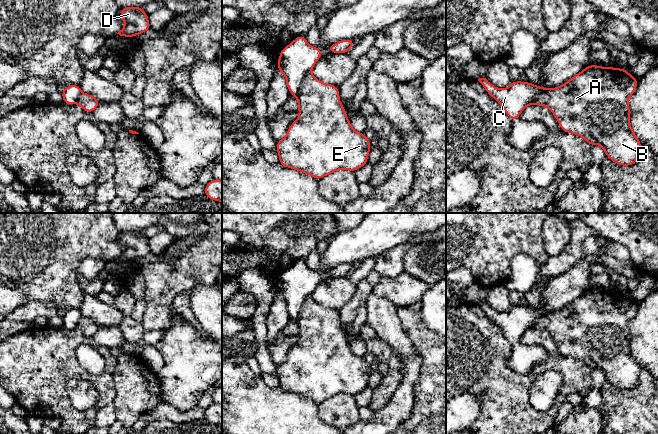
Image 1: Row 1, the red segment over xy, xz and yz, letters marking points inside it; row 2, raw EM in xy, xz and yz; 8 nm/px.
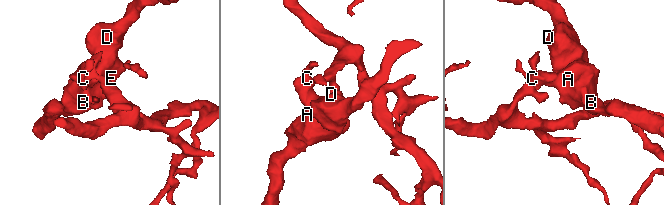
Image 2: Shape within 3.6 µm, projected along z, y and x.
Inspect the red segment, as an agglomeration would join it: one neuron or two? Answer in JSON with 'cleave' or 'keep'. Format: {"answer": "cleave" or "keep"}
{"answer": "cleave"}

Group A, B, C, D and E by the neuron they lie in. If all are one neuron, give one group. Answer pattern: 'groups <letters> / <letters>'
groups A B D E / C

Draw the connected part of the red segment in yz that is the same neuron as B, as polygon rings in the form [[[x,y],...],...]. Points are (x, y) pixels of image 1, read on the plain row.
[[[590,288],[563,309],[538,318],[531,328],[547,331],[565,357],[582,361],[590,370],[600,369],[605,379],[620,390],[631,390],[639,382],[641,365],[631,349],[628,323],[638,304],[626,293]]]

